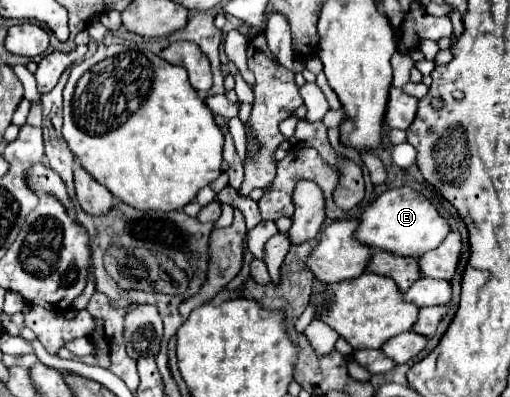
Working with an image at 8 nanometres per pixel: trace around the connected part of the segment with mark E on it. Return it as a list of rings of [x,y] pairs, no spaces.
[[[411,187],[389,189],[381,193],[361,215],[361,225],[357,229],[357,239],[363,239],[369,247],[379,247],[397,255],[421,257],[423,253],[441,245],[441,241],[451,233],[451,225],[437,211],[437,207]]]

